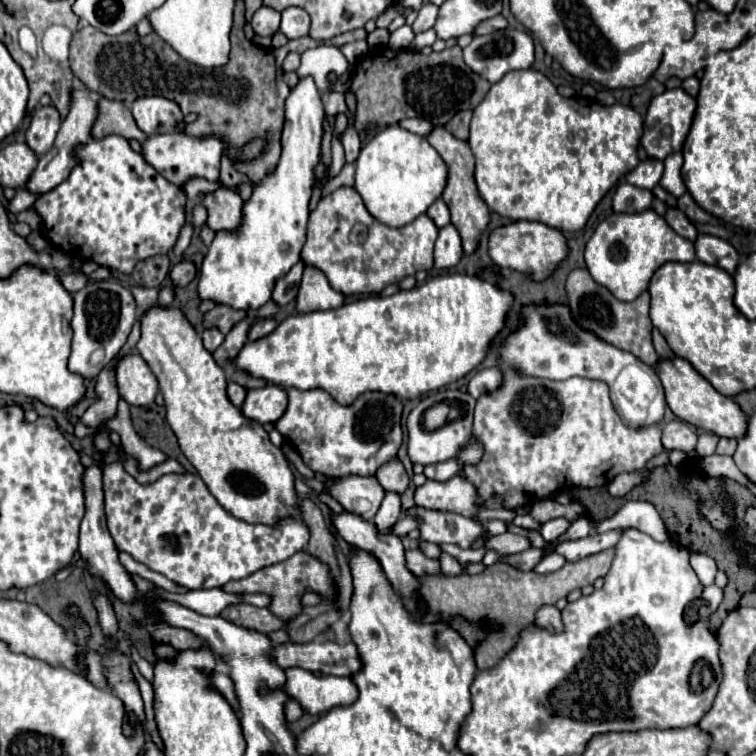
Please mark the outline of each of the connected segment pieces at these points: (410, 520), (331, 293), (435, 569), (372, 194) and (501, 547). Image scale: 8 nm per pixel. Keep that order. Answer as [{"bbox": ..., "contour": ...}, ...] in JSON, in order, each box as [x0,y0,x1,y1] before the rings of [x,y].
[{"bbox":[392,516,420,536],"contour":[[[404,516],[404,518],[398,520],[398,524],[394,526],[392,532],[394,532],[396,536],[404,536],[404,534],[408,534],[410,530],[418,528],[418,524],[420,524],[420,516]]]},{"bbox":[298,266,344,312],"contour":[[[306,266],[300,292],[298,292],[298,312],[314,312],[314,310],[332,310],[342,306],[344,296],[336,292],[326,274],[314,266]]]},{"bbox":[406,550,440,576],"contour":[[[408,550],[406,552],[406,562],[408,568],[416,574],[416,576],[432,576],[432,574],[440,574],[440,564],[434,558],[428,558],[422,550]]]},{"bbox":[356,126,446,228],"contour":[[[402,126],[378,130],[356,160],[356,192],[362,196],[366,210],[382,224],[400,228],[424,214],[432,202],[442,196],[446,186],[446,164],[424,136],[412,134]]]},{"bbox":[486,532,530,554],"contour":[[[506,532],[506,534],[500,534],[500,536],[488,538],[486,540],[486,548],[488,550],[496,550],[500,554],[516,554],[516,552],[528,550],[530,548],[530,540],[520,536],[520,534]]]}]

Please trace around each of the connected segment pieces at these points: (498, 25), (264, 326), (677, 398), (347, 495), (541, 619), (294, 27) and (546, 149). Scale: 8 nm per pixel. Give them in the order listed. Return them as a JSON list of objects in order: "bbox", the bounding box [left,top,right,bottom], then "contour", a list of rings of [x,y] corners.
[{"bbox":[476,16,508,34],"contour":[[[494,16],[494,18],[480,22],[476,28],[476,34],[492,34],[496,30],[504,30],[506,26],[508,26],[508,22],[504,20],[504,16]]]},{"bbox":[248,318,278,340],"contour":[[[262,318],[262,320],[258,320],[258,322],[248,330],[248,340],[258,340],[258,338],[270,334],[270,332],[276,328],[276,324],[278,324],[278,322],[276,322],[274,318]]]},{"bbox":[658,358,750,440],"contour":[[[682,358],[662,360],[658,376],[660,376],[664,392],[666,392],[666,402],[680,420],[694,424],[696,428],[702,428],[706,432],[714,432],[720,438],[736,438],[738,440],[740,434],[744,434],[744,426],[748,426],[750,416],[746,412],[742,412],[742,408],[732,398],[720,394],[686,360],[682,360]]]},{"bbox":[328,476,384,520],"contour":[[[374,476],[332,478],[328,488],[332,498],[336,498],[348,512],[358,514],[364,520],[372,520],[380,508],[380,502],[384,500],[384,488],[376,482]]]},{"bbox":[534,606,562,632],"contour":[[[540,606],[540,610],[536,610],[534,622],[546,630],[562,632],[562,618],[560,618],[560,610],[556,606]]]},{"bbox":[280,8,310,40],"contour":[[[286,8],[282,12],[282,22],[280,22],[280,32],[292,40],[292,38],[302,38],[308,36],[308,28],[310,28],[310,16],[306,10],[302,8]]]},{"bbox":[468,68,644,230],"contour":[[[528,68],[528,70],[512,70],[508,72],[500,82],[492,84],[492,88],[488,90],[486,98],[480,102],[480,106],[476,106],[472,110],[472,119],[470,123],[470,138],[468,144],[474,158],[476,158],[476,186],[478,192],[482,196],[482,200],[488,204],[488,208],[492,212],[498,212],[500,216],[506,216],[510,220],[532,220],[532,222],[542,222],[546,226],[558,228],[558,230],[582,230],[590,218],[590,214],[594,212],[596,204],[604,198],[604,194],[622,178],[626,176],[626,172],[634,170],[638,166],[638,144],[644,132],[644,120],[642,116],[632,110],[630,106],[622,106],[622,104],[614,104],[614,106],[602,106],[596,100],[582,100],[582,98],[564,98],[556,92],[554,84],[540,72]]]}]

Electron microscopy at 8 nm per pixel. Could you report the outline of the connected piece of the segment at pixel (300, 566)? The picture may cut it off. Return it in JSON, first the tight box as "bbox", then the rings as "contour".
{"bbox":[222,552,336,622],"contour":[[[296,552],[288,560],[272,564],[272,566],[266,566],[266,568],[254,572],[252,576],[248,576],[244,580],[228,582],[228,584],[222,586],[222,590],[230,592],[230,594],[266,594],[266,596],[270,596],[268,610],[272,614],[276,614],[282,622],[290,622],[302,612],[300,598],[302,598],[302,594],[306,590],[312,590],[312,592],[320,594],[322,600],[336,600],[336,586],[332,582],[328,564],[320,562],[318,558],[310,556],[308,552]]]}

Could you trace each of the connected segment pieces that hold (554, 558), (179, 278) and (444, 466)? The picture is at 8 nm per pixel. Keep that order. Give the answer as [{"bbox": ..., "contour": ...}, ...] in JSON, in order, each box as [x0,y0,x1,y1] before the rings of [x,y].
[{"bbox":[534,552,566,574],"contour":[[[550,552],[550,554],[546,554],[546,558],[544,558],[534,570],[540,572],[540,574],[548,574],[548,572],[560,570],[564,564],[566,564],[566,558],[564,558],[562,554],[558,554],[558,552]]]},{"bbox":[170,260,196,286],"contour":[[[188,260],[174,264],[172,270],[170,270],[170,278],[172,278],[174,286],[186,286],[188,282],[194,280],[194,276],[196,276],[196,266]]]},{"bbox":[424,460,460,482],"contour":[[[448,460],[448,462],[440,462],[440,464],[430,464],[424,468],[424,474],[428,480],[436,480],[436,482],[446,482],[450,478],[456,476],[456,472],[460,470],[460,464],[456,460]]]}]

